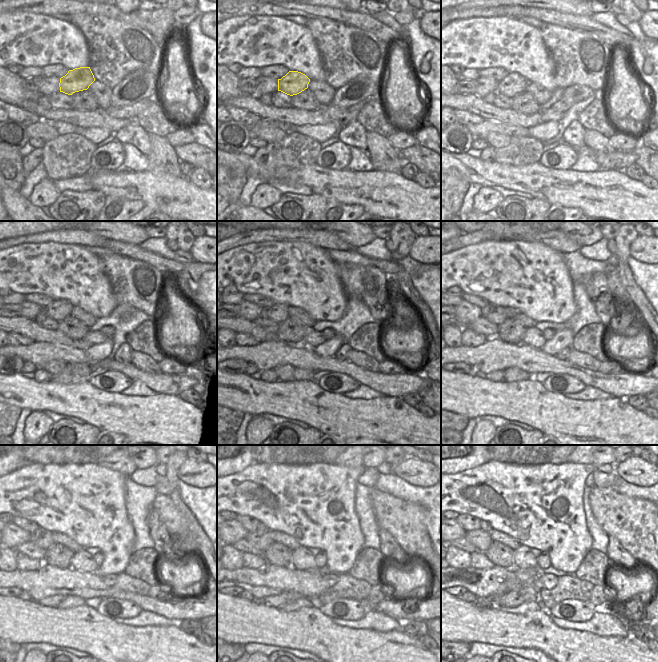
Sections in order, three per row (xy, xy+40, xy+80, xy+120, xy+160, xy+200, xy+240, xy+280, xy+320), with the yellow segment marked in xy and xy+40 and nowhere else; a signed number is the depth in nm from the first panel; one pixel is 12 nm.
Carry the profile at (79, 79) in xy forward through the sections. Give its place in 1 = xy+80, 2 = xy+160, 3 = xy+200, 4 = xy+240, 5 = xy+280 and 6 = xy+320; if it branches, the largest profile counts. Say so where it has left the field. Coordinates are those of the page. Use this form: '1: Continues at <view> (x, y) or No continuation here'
1: Continues at xy+80 (513, 84)
2: Continues at xy+160 (278, 312)
3: Continues at xy+200 (497, 316)
4: Continues at xy+240 (44, 541)
5: Continues at xy+280 (262, 542)
6: Continues at xy+320 (480, 539)

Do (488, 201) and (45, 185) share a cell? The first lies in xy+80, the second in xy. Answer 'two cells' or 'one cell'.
one cell

